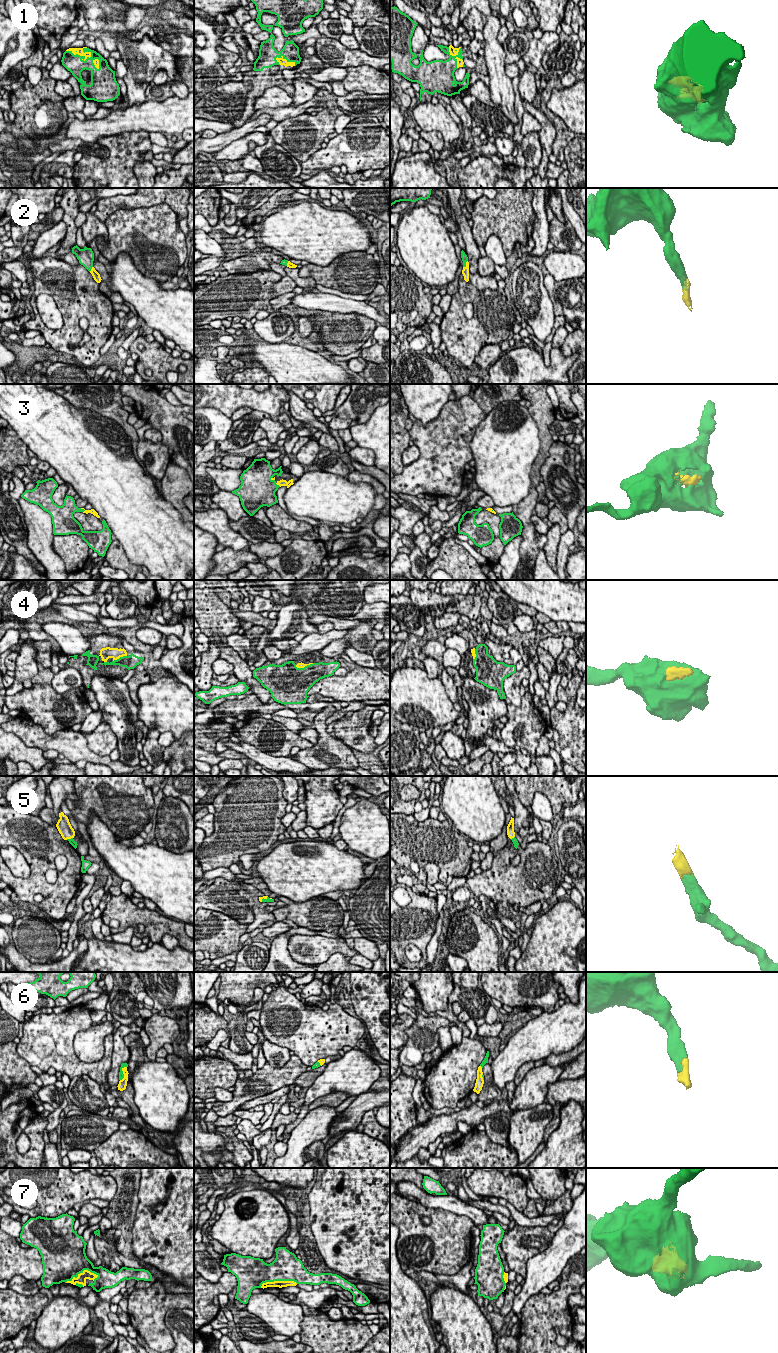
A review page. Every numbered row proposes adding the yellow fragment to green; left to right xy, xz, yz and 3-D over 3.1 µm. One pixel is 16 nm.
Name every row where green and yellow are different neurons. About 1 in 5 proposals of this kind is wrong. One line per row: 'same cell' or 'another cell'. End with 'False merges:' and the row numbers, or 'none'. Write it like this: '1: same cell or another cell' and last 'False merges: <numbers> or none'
1: same cell
2: same cell
3: same cell
4: same cell
5: same cell
6: same cell
7: same cell
False merges: none

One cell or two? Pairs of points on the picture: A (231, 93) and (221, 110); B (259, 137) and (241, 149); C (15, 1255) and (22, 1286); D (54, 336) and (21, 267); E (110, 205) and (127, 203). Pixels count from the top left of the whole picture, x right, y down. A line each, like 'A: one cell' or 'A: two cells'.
A: one cell
B: one cell
C: two cells
D: two cells
E: one cell

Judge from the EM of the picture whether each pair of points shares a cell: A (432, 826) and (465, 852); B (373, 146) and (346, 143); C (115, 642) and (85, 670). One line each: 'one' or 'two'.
A: one
B: one
C: one

